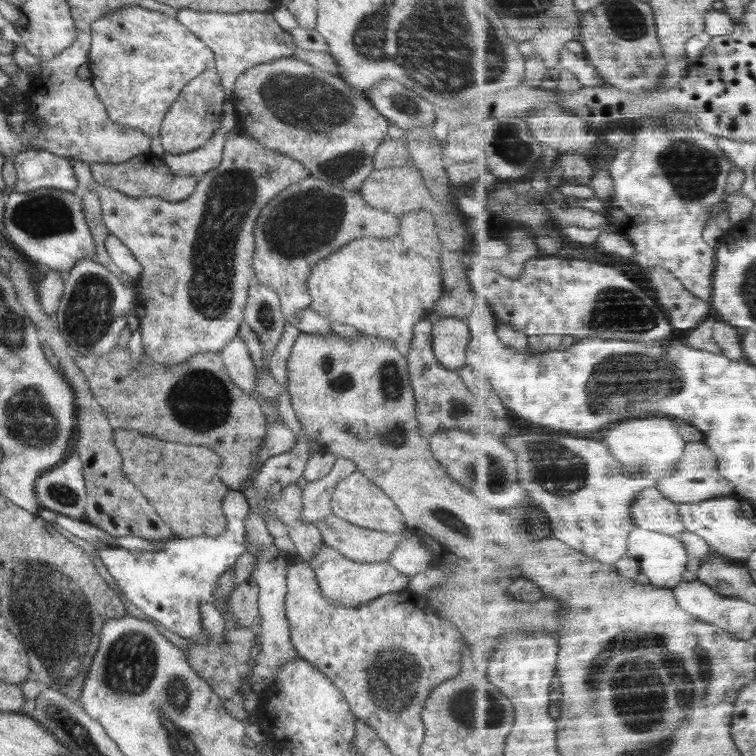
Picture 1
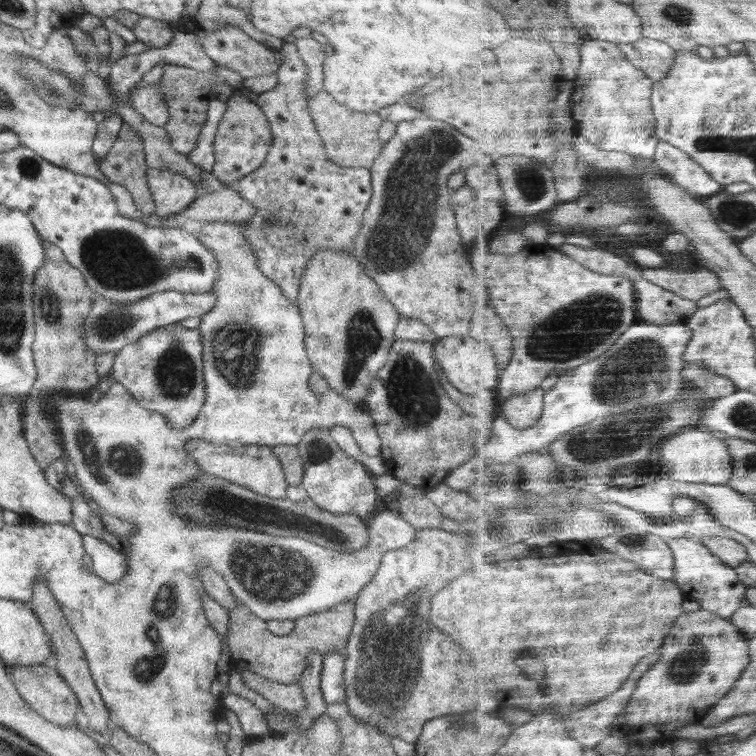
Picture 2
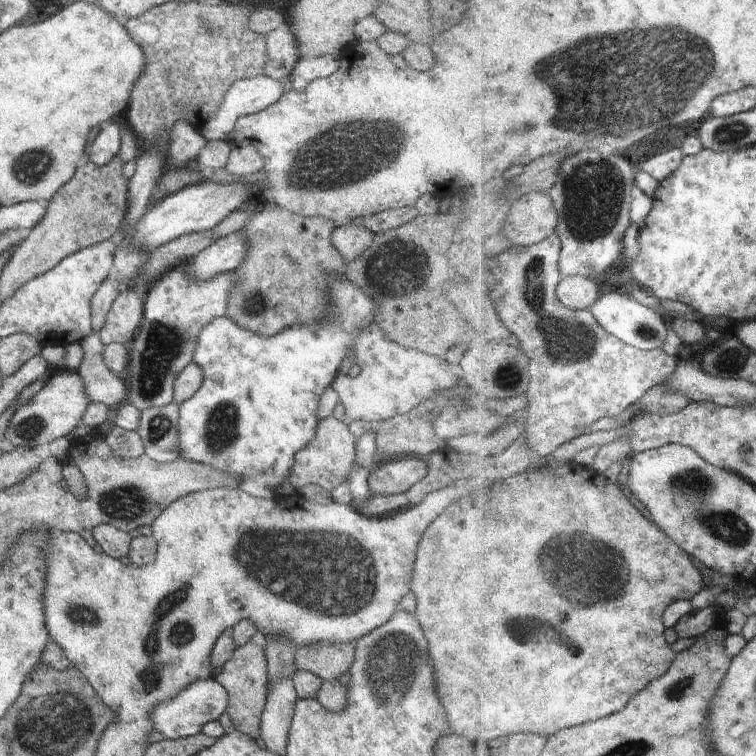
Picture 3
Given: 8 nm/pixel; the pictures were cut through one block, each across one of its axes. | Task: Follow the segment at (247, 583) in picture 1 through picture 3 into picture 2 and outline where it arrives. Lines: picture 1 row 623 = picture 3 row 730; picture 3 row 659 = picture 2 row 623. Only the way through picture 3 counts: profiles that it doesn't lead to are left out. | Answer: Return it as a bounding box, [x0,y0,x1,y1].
[226,601,355,683]

